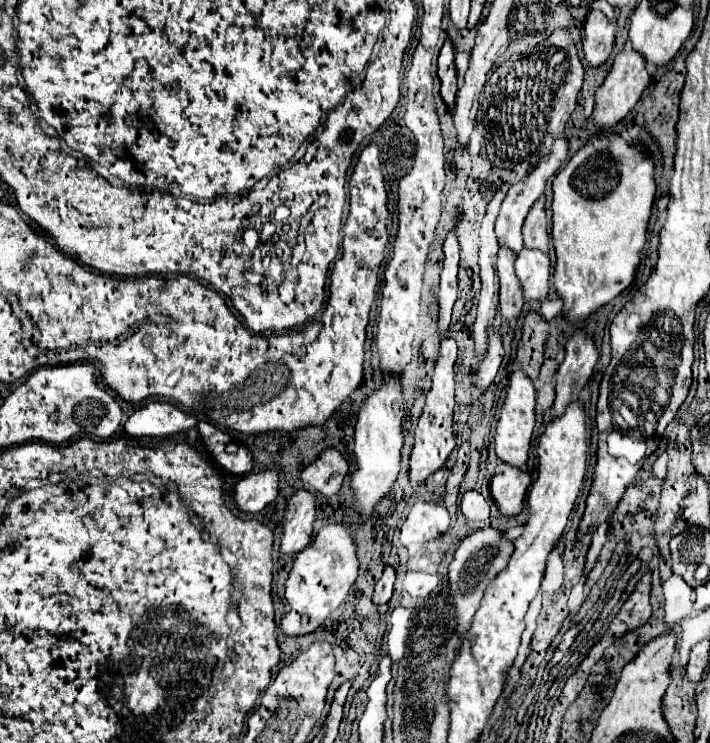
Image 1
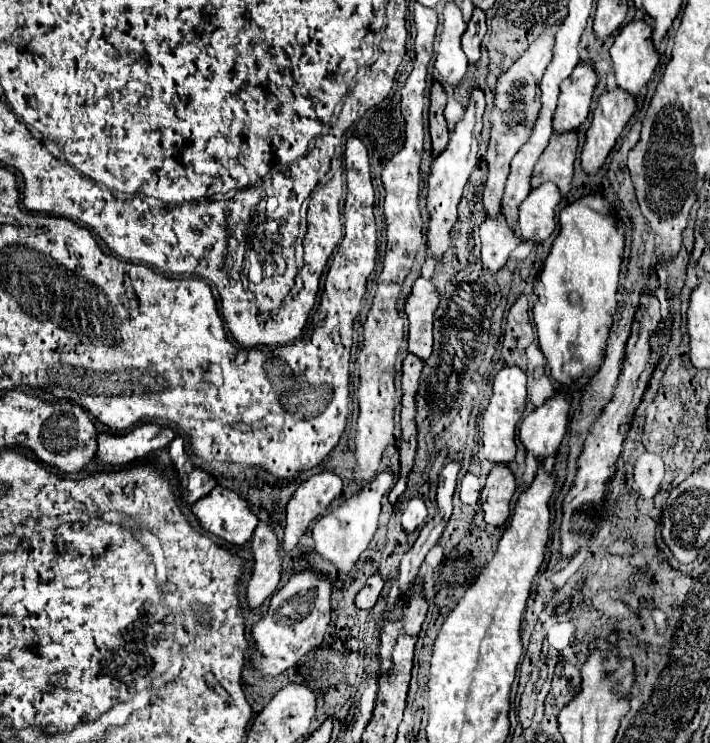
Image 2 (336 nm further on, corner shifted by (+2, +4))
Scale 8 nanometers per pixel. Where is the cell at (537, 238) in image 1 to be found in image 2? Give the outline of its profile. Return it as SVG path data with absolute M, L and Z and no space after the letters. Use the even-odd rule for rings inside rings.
M565 133L561 137L551 137L547 149L543 151L541 159L537 161L535 165L535 171L533 171L533 177L531 177L531 187L537 187L537 185L543 185L545 181L553 181L559 189L561 189L561 195L567 195L569 189L571 189L571 177L573 177L573 163L575 163L575 155L577 155L577 133Z

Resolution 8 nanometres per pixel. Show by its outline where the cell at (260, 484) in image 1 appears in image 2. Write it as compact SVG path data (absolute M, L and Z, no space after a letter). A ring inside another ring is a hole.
M221 485L197 501L193 505L193 513L199 517L201 525L207 531L227 539L233 545L243 545L249 541L253 529L259 523L247 499Z

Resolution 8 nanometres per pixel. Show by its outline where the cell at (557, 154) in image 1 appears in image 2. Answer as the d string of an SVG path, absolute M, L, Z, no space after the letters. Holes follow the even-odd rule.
M579 63L571 77L561 83L559 105L553 115L553 135L559 137L567 131L575 131L587 119L595 85L597 75L589 63Z

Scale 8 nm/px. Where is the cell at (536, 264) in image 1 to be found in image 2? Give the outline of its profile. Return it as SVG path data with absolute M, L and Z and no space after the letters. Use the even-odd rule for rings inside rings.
M545 183L537 189L531 189L529 197L519 207L519 231L525 241L533 241L535 245L549 239L555 229L555 207L561 201L561 193L553 183Z

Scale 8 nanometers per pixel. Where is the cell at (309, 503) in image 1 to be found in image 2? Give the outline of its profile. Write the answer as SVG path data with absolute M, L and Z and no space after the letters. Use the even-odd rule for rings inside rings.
M259 523L251 537L253 551L253 575L247 585L247 603L249 607L259 607L267 597L271 597L281 579L281 543L275 531L267 523Z

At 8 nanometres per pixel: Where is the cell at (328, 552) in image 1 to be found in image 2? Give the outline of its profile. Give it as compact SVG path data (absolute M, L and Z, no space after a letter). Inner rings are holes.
M313 569L297 571L283 589L275 591L269 603L267 615L253 625L251 633L255 639L253 665L261 675L279 675L293 667L311 649L323 643L329 619L331 619L331 591L333 581L329 575L321 575Z

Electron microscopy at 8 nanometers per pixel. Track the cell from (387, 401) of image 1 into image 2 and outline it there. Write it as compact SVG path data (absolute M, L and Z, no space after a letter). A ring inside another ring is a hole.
M385 467L361 491L351 495L351 499L345 499L337 509L333 509L329 515L321 517L315 523L315 527L313 527L315 549L323 559L329 559L337 567L339 573L347 573L355 565L359 555L367 549L367 545L377 529L377 521L379 521L379 513L381 513L381 497L393 485L393 481L395 481L395 477L393 477L391 467Z

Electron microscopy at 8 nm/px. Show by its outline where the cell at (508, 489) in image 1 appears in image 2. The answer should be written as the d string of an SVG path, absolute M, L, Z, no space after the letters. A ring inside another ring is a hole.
M493 465L487 475L485 489L481 491L485 521L489 525L503 525L509 519L511 497L517 489L515 475L507 465Z

